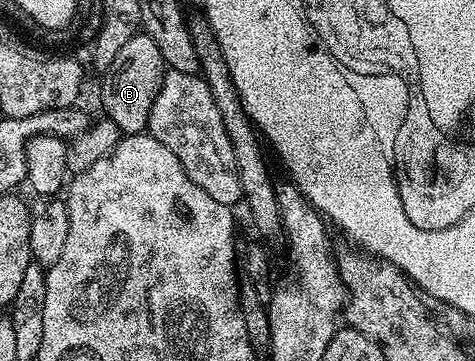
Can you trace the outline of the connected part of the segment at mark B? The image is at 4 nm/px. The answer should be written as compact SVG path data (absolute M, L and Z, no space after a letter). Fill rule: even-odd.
M141 30L130 42L125 42L122 51L114 57L114 62L102 73L99 81L102 96L103 115L114 123L120 133L139 136L150 122L150 110L154 110L154 98L162 86L166 65L154 38Z

